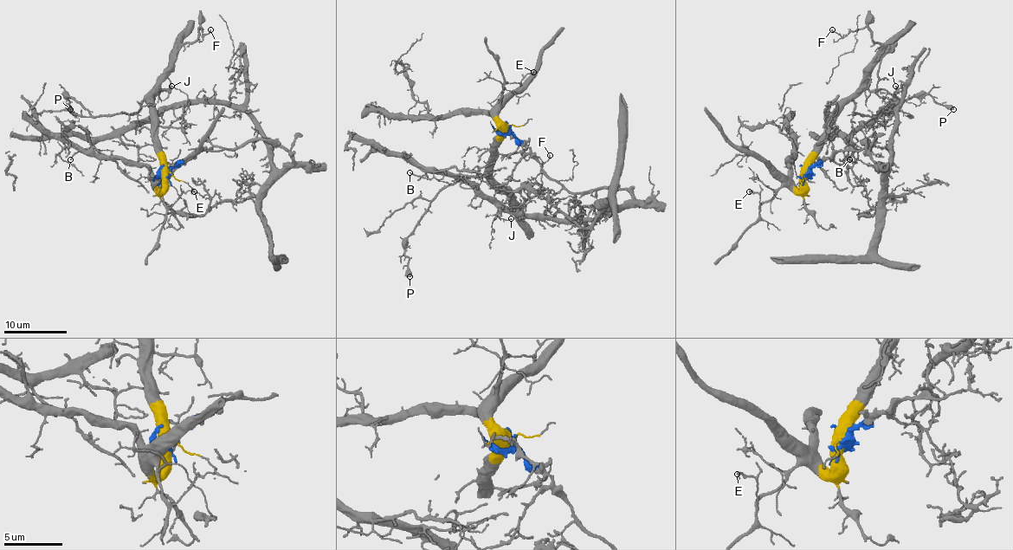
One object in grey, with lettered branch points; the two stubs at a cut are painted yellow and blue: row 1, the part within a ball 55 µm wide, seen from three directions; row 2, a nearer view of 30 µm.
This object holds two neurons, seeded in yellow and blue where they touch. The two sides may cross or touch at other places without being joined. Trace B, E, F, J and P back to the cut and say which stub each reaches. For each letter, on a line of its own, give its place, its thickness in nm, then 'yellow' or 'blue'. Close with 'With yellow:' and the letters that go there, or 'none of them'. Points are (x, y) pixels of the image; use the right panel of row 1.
B: place (849, 159); calibre 110 nm; blue
E: place (749, 191); calibre 150 nm; yellow
F: place (832, 29); calibre 110 nm; yellow
J: place (895, 86); calibre 130 nm; yellow
P: place (953, 109); calibre 600 nm; yellow
With yellow: E, F, J, P

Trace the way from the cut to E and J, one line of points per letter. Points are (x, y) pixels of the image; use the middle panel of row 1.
E: (505, 131), (499, 121), (499, 106), (505, 83), (519, 83), (527, 74), (533, 72)
J: (505, 131), (499, 137), (492, 177), (510, 192), (497, 215), (506, 219), (511, 218)

